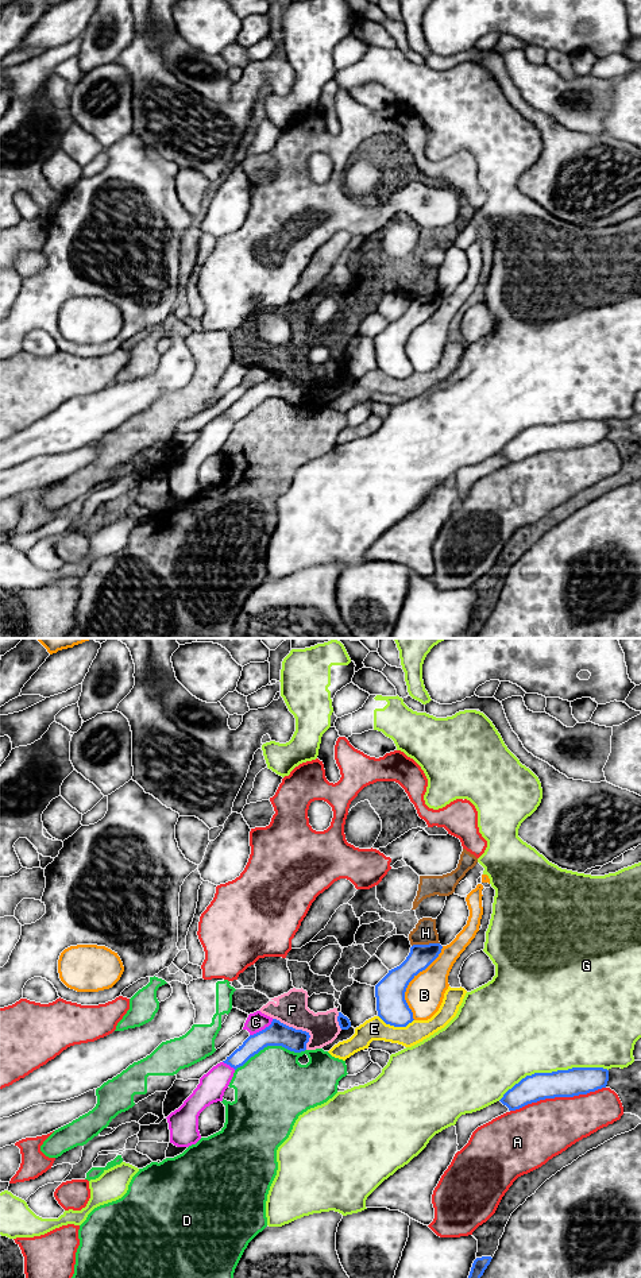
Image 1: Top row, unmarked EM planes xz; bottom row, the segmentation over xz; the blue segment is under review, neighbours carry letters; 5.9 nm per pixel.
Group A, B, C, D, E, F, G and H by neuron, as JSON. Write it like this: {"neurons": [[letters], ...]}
{"neurons": [["A"], ["B"], ["C"], ["D", "E"], ["F", "H"], ["G"]]}

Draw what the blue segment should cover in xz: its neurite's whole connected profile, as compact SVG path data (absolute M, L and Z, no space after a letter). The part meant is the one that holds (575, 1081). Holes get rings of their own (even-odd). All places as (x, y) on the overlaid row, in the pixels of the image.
M572 1067L552 1073L526 1076L499 1100L509 1111L545 1099L574 1097L606 1088L609 1070L603 1067Z

